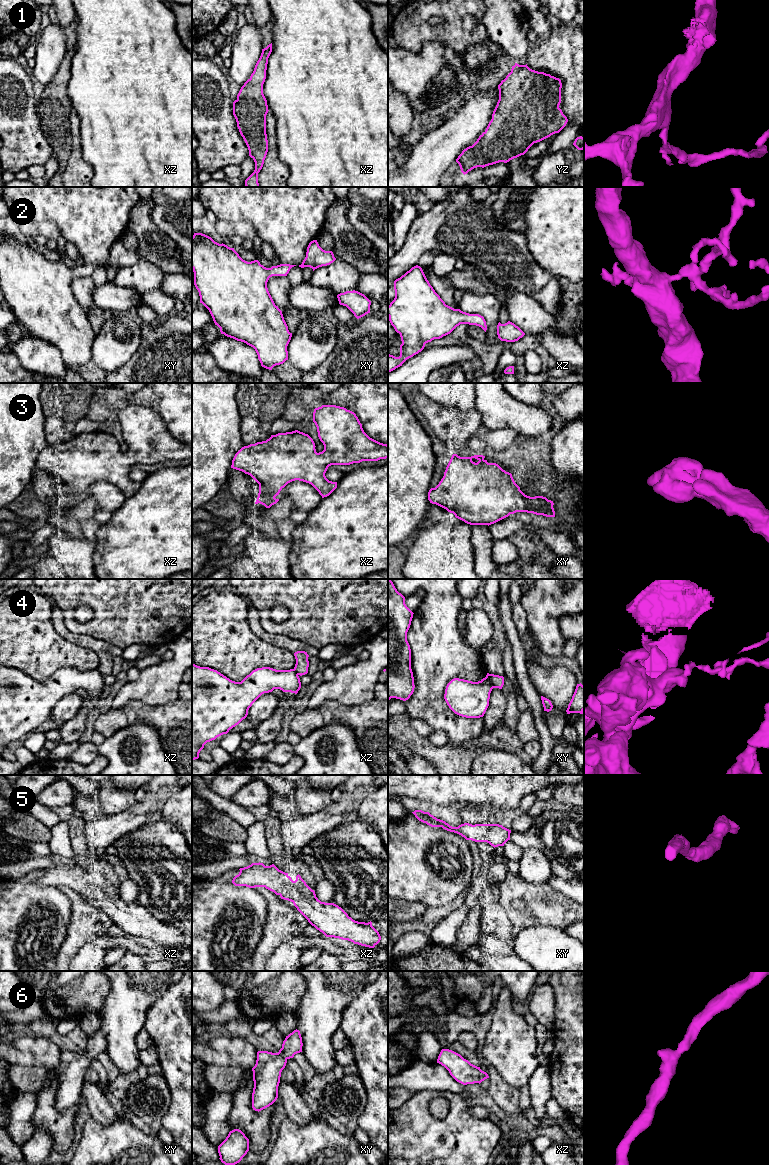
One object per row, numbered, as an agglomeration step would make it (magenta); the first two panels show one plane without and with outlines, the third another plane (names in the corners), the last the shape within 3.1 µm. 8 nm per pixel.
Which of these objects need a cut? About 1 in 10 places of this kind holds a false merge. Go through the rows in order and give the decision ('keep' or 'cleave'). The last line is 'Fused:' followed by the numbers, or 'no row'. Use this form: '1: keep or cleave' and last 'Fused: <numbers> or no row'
1: keep
2: keep
3: keep
4: cleave
5: keep
6: keep
Fused: 4

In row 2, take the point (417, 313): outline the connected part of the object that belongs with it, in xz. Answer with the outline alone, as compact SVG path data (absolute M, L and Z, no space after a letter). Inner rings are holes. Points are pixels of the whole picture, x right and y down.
M418 265L394 281L394 290L395 298L388 306L388 317L400 334L402 344L399 357L388 353L388 373L421 352L426 343L450 334L460 324L487 330L483 316L446 305Z

